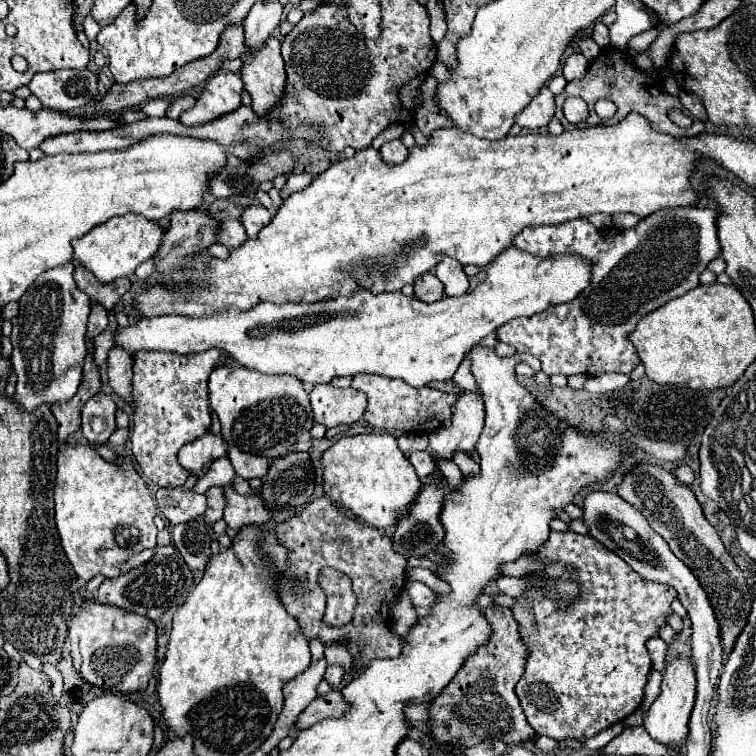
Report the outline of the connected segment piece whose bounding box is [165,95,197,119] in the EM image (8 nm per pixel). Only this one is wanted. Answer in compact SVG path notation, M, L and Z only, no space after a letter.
M181 95L181 97L177 97L169 107L167 107L167 111L165 111L165 115L167 117L171 117L171 119L177 119L183 111L187 111L187 109L191 109L193 105L195 105L195 97L193 95Z

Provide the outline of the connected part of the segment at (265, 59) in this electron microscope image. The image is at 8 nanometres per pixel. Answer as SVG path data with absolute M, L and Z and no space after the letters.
M271 35L261 49L255 49L255 51L245 49L245 53L239 59L243 61L241 77L245 83L245 89L251 93L251 99L253 99L251 107L261 117L265 109L273 109L273 105L277 105L277 97L281 97L285 87L285 63L281 57L281 41Z

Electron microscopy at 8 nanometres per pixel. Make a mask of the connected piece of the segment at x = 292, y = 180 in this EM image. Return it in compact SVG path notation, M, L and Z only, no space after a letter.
M308 173L291 174L288 176L284 188L281 190L280 195L282 199L286 199L291 193L301 191L307 188L312 182L312 176Z

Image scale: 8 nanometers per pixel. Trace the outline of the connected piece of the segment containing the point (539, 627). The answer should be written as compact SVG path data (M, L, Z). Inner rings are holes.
M551 531L549 541L541 547L541 553L535 555L553 559L555 563L547 565L543 571L527 575L529 589L525 591L525 597L519 597L513 607L513 615L521 625L521 637L525 645L529 645L531 653L525 675L519 679L515 691L529 725L537 735L585 741L639 709L651 671L651 657L645 643L649 637L657 635L657 629L665 625L667 615L673 613L671 601L677 597L677 593L673 593L669 585L641 579L625 561L621 561L621 557L605 549L589 535ZM567 573L571 575L567 579L579 581L581 595L567 609L557 609L551 599L545 599L543 585L545 579L565 579Z

